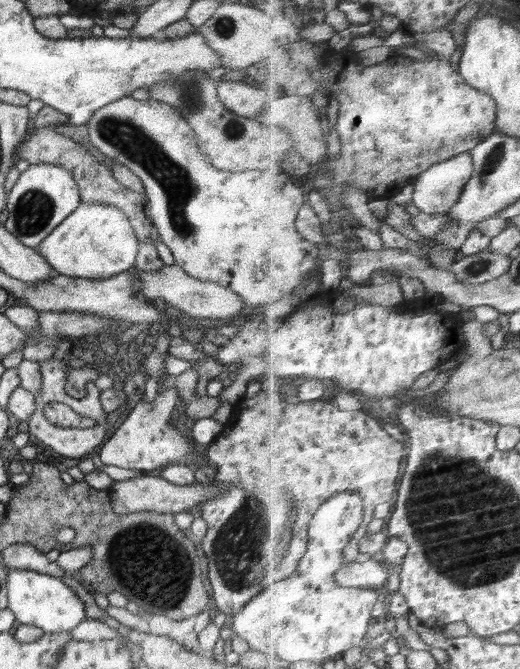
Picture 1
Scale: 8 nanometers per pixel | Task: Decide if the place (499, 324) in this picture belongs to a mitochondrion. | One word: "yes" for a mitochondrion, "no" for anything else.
no

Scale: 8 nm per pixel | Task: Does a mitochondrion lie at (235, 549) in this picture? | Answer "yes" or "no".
yes

